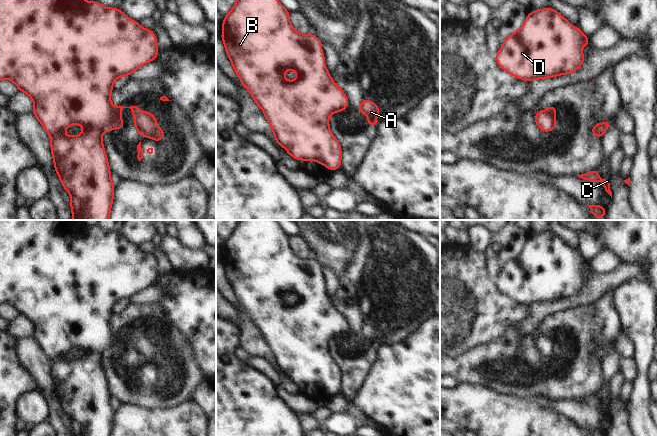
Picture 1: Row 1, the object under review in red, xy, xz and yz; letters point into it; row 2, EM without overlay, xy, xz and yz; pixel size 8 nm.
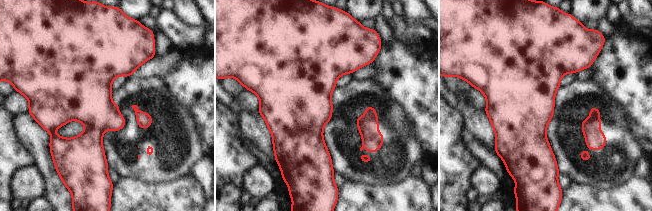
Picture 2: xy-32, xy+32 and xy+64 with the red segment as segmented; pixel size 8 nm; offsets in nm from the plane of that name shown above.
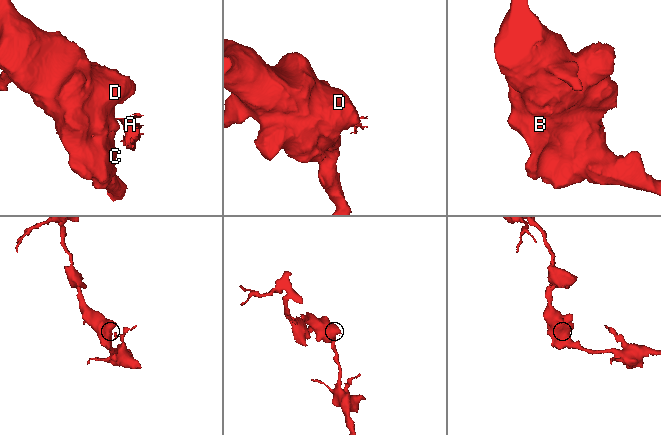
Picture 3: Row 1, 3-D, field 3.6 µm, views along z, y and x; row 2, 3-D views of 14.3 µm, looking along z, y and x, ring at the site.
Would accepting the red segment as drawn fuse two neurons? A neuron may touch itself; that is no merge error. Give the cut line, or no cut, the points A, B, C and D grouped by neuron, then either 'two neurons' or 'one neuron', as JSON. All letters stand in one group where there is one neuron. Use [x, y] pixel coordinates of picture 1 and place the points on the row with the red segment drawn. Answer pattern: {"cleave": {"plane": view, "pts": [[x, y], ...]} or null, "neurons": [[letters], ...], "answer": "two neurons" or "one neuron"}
{"cleave": {"plane": "yz", "pts": [[547, 112], [553, 118], [552, 128]]}, "neurons": [["A"], ["B", "C", "D"]], "answer": "two neurons"}

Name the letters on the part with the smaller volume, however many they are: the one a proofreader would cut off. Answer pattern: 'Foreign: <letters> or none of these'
Foreign: A

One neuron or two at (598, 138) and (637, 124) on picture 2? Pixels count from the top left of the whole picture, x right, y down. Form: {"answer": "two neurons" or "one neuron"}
{"answer": "two neurons"}

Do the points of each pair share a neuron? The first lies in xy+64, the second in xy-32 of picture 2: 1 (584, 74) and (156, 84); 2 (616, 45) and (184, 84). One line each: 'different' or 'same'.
1: different
2: same

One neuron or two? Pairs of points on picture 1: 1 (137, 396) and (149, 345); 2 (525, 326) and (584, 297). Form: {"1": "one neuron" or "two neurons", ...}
{"1": "one neuron", "2": "one neuron"}

